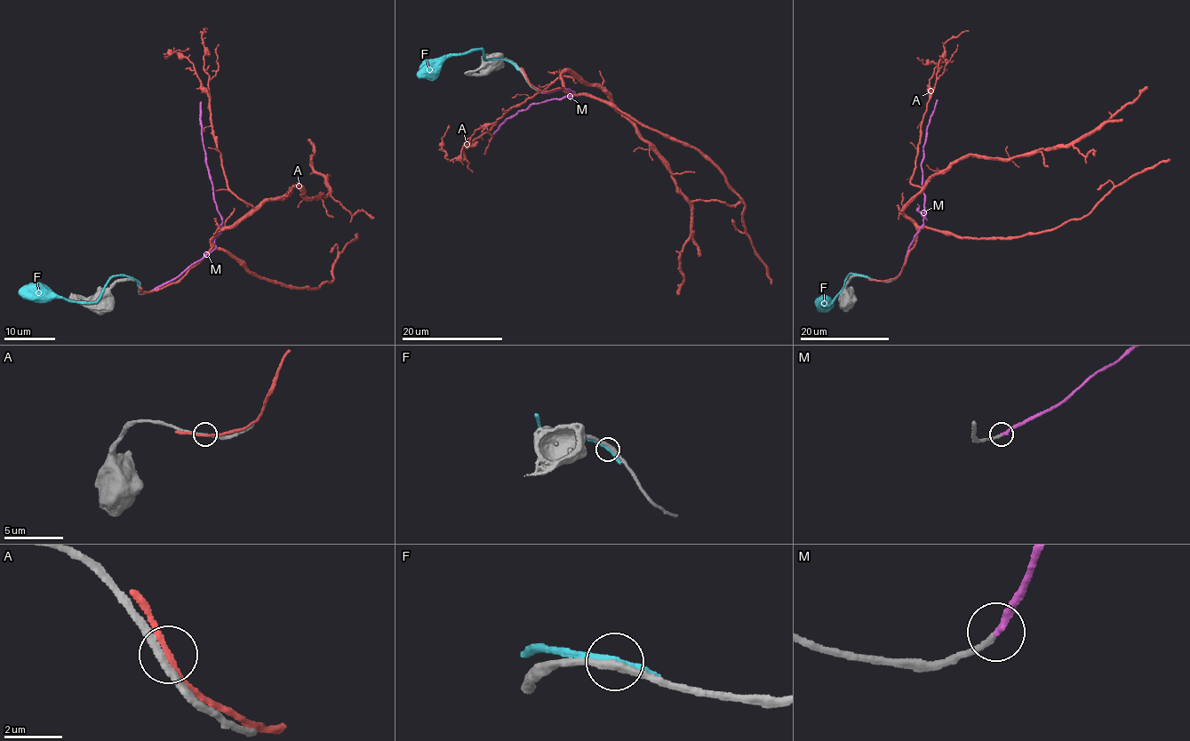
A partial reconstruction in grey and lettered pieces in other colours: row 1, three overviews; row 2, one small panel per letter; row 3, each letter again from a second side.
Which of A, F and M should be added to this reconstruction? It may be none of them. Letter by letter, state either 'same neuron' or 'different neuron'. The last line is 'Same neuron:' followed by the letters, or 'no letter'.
A: different neuron
F: different neuron
M: same neuron
Same neuron: M

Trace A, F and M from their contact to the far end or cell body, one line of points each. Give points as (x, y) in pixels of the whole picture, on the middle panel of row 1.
A: (527, 79), (568, 93), (567, 71), (603, 88), (666, 163), (692, 217), (677, 295)
F: (513, 64), (502, 59), (486, 59), (480, 49), (471, 49), (449, 55), (435, 70), (417, 75)
M: (542, 92), (567, 89), (574, 95), (531, 104), (505, 119), (493, 134)

